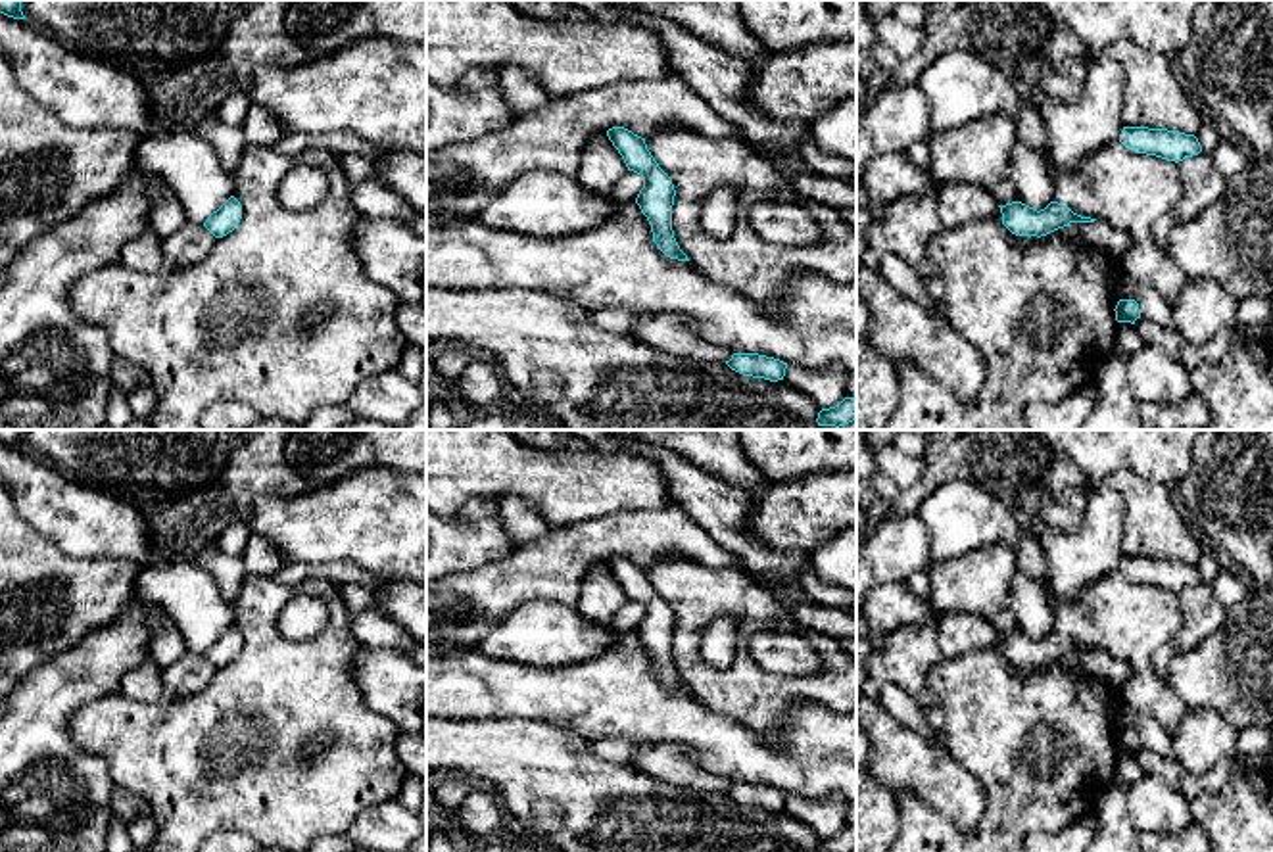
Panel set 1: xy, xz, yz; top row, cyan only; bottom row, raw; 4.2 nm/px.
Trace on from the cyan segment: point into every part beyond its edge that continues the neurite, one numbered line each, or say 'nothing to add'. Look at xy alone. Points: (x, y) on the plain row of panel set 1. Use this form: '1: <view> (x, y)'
nothing to add

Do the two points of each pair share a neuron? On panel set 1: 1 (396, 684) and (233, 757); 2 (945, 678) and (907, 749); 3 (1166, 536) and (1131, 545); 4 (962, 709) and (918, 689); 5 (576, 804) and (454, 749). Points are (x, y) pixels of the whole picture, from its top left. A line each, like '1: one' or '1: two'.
1: two
2: two
3: one
4: two
5: one

